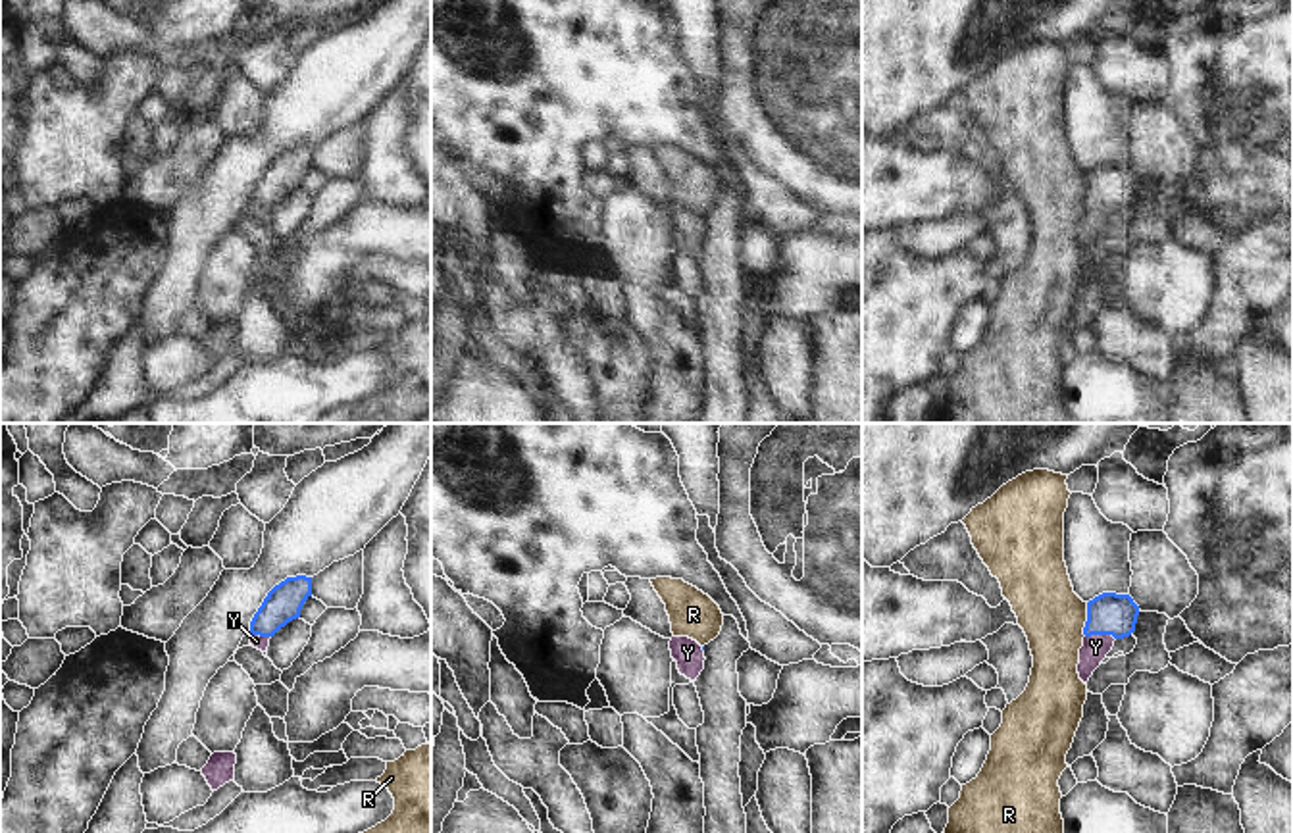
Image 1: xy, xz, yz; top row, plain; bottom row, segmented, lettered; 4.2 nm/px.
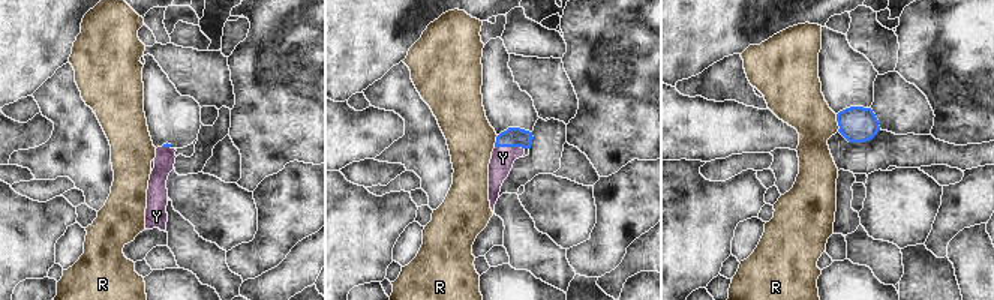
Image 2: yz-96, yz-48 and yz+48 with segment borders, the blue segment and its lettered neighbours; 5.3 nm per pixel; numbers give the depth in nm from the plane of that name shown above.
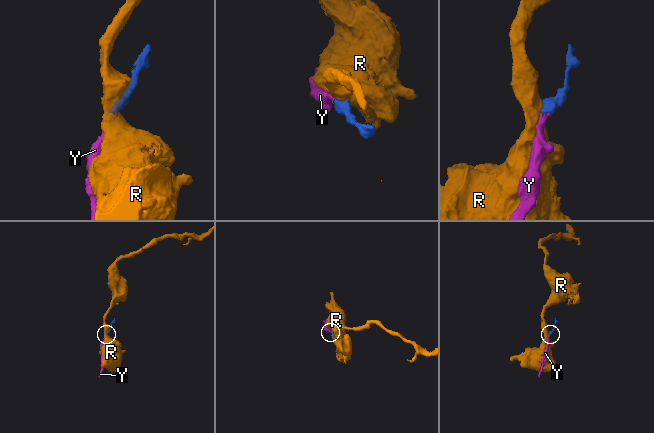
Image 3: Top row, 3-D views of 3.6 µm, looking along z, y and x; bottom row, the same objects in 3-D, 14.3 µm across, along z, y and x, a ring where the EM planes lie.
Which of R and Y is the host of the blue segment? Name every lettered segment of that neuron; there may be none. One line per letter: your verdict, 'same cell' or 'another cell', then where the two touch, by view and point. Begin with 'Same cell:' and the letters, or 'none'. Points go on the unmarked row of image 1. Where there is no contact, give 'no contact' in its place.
Same cell: Y
R: another cell | yz (1088, 189)
Y: same cell | yz (1101, 202)

